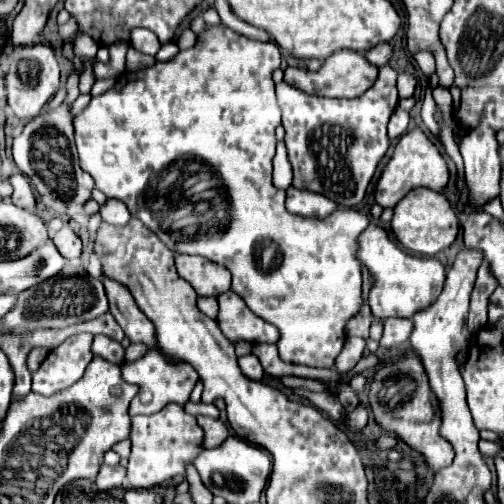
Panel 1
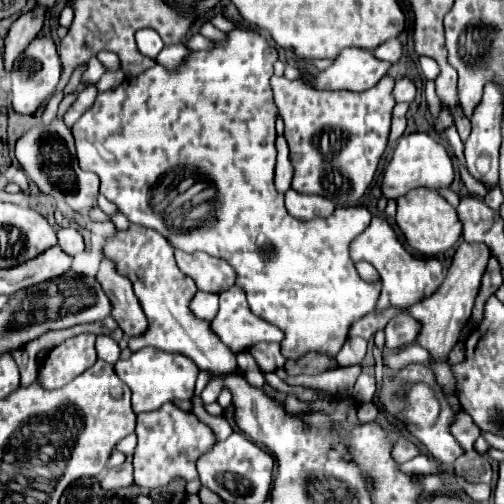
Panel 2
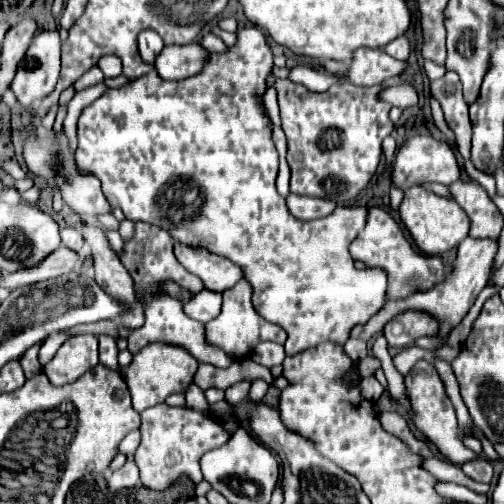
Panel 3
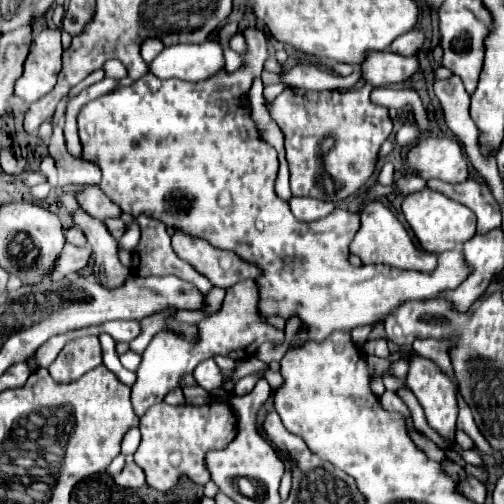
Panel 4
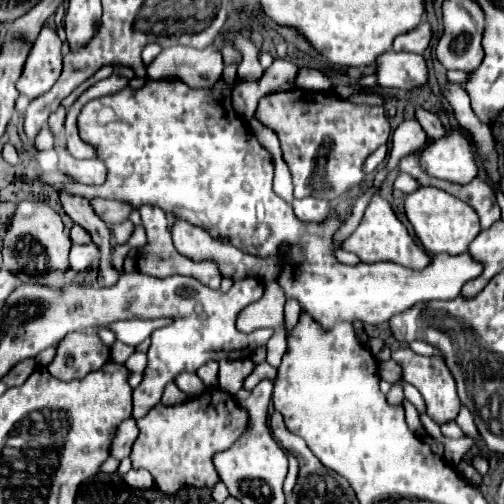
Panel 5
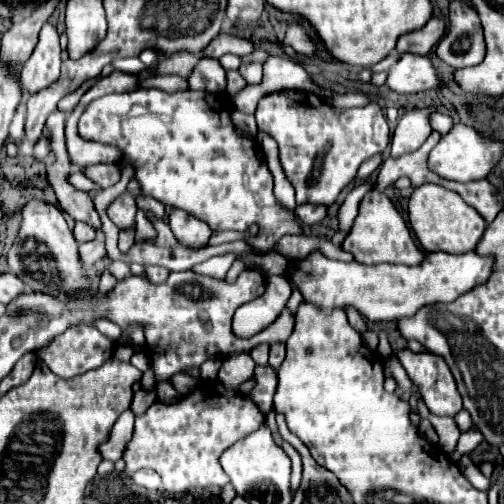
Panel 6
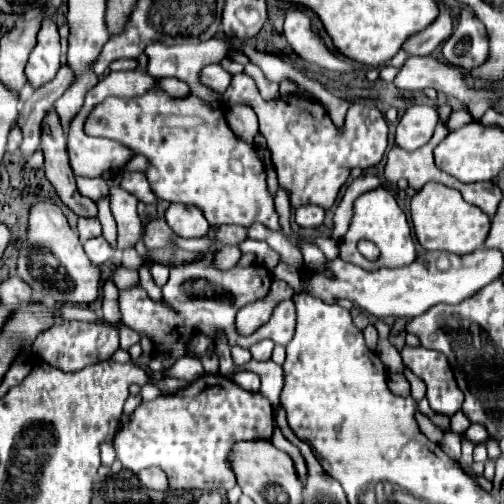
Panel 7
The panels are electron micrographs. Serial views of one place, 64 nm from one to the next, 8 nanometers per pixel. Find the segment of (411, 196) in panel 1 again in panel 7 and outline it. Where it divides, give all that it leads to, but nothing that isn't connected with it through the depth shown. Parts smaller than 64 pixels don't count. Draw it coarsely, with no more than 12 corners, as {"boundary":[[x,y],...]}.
{"boundary":[[428,182],[410,202],[426,250],[470,254],[490,218],[458,190]]}

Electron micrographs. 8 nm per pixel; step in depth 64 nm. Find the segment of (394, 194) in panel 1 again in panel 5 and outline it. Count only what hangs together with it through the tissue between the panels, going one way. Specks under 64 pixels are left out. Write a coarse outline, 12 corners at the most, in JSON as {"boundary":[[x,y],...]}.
{"boundary":[[452,130],[418,156],[426,174],[468,184],[480,172],[472,142]]}

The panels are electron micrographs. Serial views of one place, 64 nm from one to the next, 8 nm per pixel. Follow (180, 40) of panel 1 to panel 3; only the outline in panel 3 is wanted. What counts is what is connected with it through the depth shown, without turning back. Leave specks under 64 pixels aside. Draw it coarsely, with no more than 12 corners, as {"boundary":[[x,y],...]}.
{"boundary":[[204,32],[198,44],[204,44],[208,52],[226,50],[220,38]]}

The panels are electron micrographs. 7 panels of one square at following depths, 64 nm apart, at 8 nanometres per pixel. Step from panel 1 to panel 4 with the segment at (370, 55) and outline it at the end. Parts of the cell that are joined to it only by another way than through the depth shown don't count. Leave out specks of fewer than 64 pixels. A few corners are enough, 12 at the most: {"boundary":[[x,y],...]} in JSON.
{"boundary":[[412,30],[398,36],[390,50],[414,56],[424,42],[424,34]]}

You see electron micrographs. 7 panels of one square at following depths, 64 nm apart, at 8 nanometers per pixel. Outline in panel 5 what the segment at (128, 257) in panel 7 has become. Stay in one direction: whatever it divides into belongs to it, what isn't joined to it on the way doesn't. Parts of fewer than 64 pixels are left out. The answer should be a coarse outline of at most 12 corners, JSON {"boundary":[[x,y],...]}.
{"boundary":[[130,220],[110,224],[114,240],[126,242],[134,224]]}

